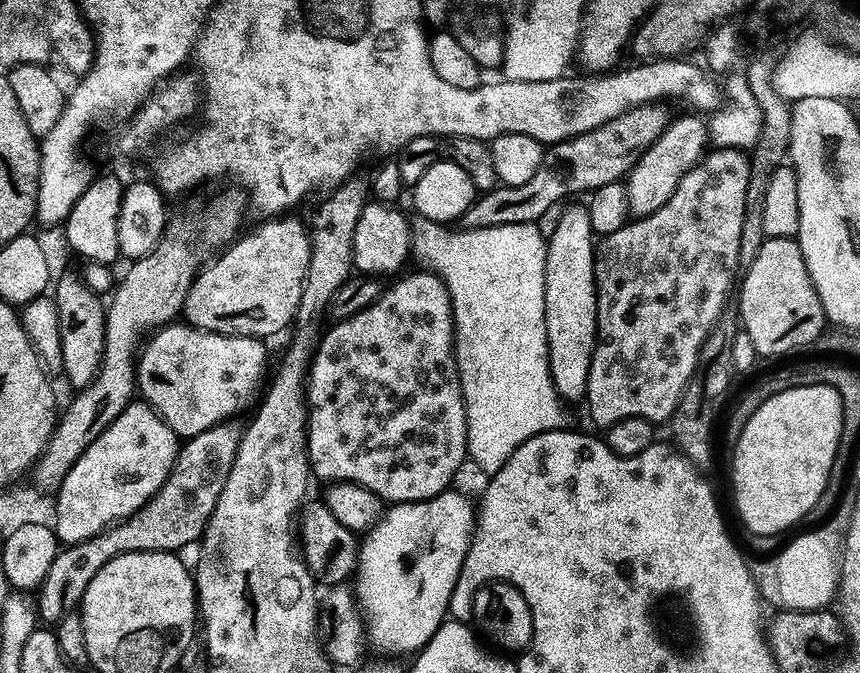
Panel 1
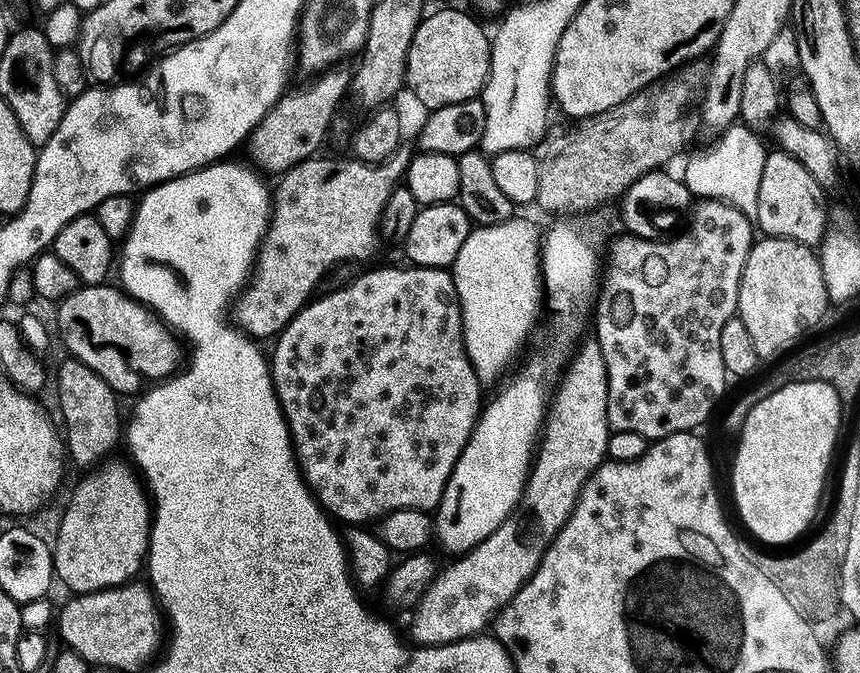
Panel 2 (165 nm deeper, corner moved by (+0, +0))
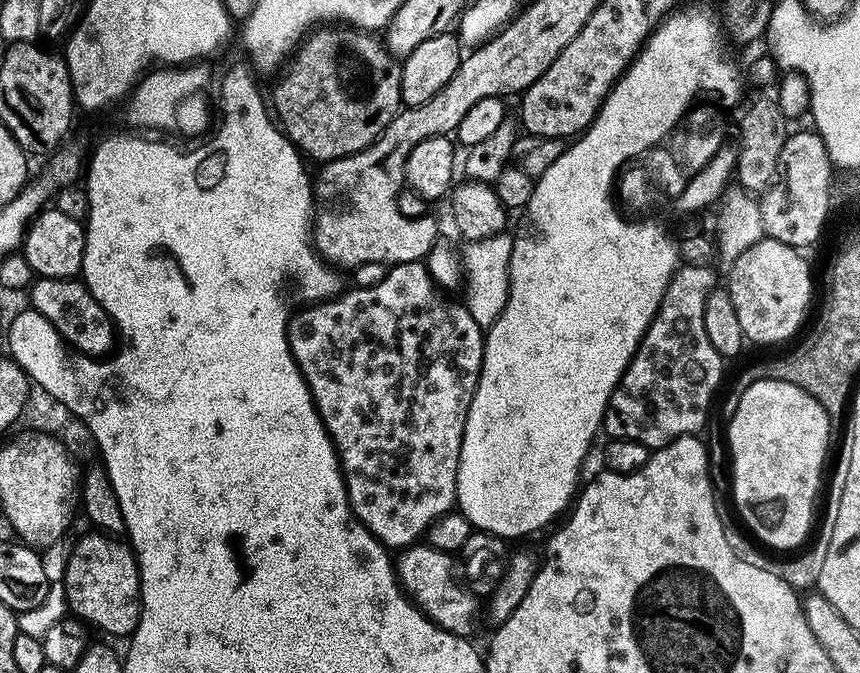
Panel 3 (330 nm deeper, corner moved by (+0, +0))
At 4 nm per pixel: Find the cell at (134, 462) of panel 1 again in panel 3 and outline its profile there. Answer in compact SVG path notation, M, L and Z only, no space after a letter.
M91 535L82 537L73 546L64 564L62 583L67 611L89 629L97 628L108 636L131 637L140 621L140 571L136 554L119 539Z

